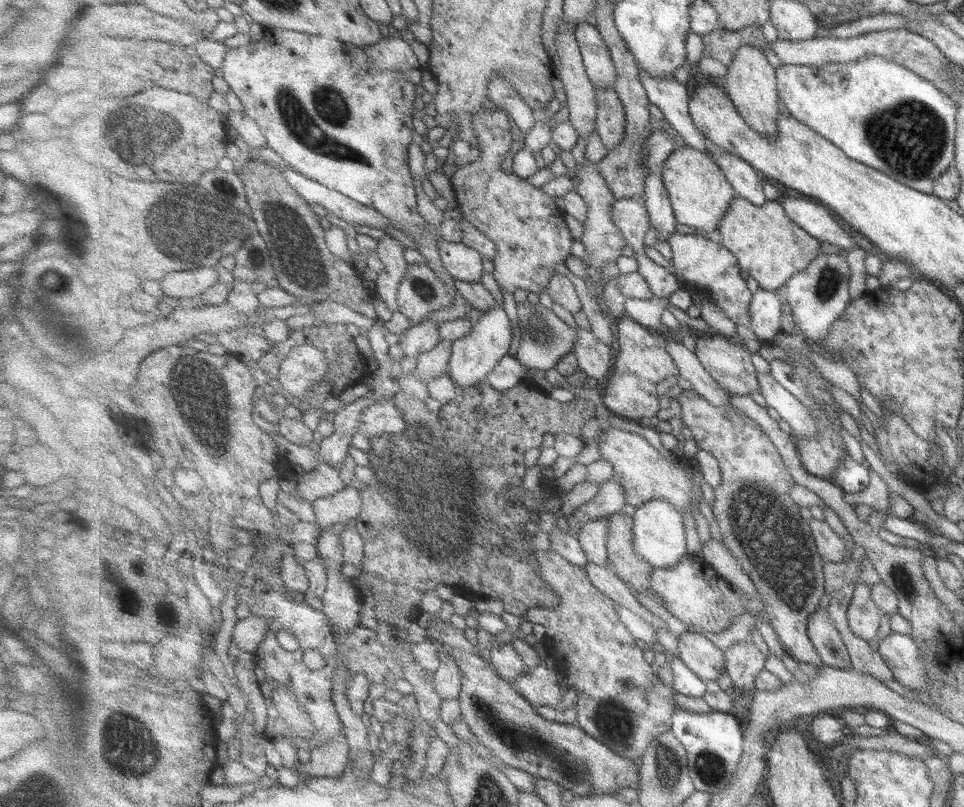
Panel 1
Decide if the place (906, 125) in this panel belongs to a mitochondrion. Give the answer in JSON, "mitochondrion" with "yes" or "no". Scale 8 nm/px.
{"mitochondrion":"yes"}

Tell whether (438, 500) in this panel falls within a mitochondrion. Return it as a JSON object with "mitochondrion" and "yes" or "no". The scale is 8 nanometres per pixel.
{"mitochondrion":"yes"}

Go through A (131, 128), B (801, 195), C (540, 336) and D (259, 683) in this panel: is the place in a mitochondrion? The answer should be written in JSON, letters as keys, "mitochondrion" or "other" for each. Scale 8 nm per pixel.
{"A":"mitochondrion","B":"other","C":"mitochondrion","D":"other"}

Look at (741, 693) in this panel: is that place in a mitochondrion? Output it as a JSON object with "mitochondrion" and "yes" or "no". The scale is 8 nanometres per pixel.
{"mitochondrion":"no"}

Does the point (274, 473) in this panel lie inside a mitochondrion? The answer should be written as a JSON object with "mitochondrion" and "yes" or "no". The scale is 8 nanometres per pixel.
{"mitochondrion":"no"}

